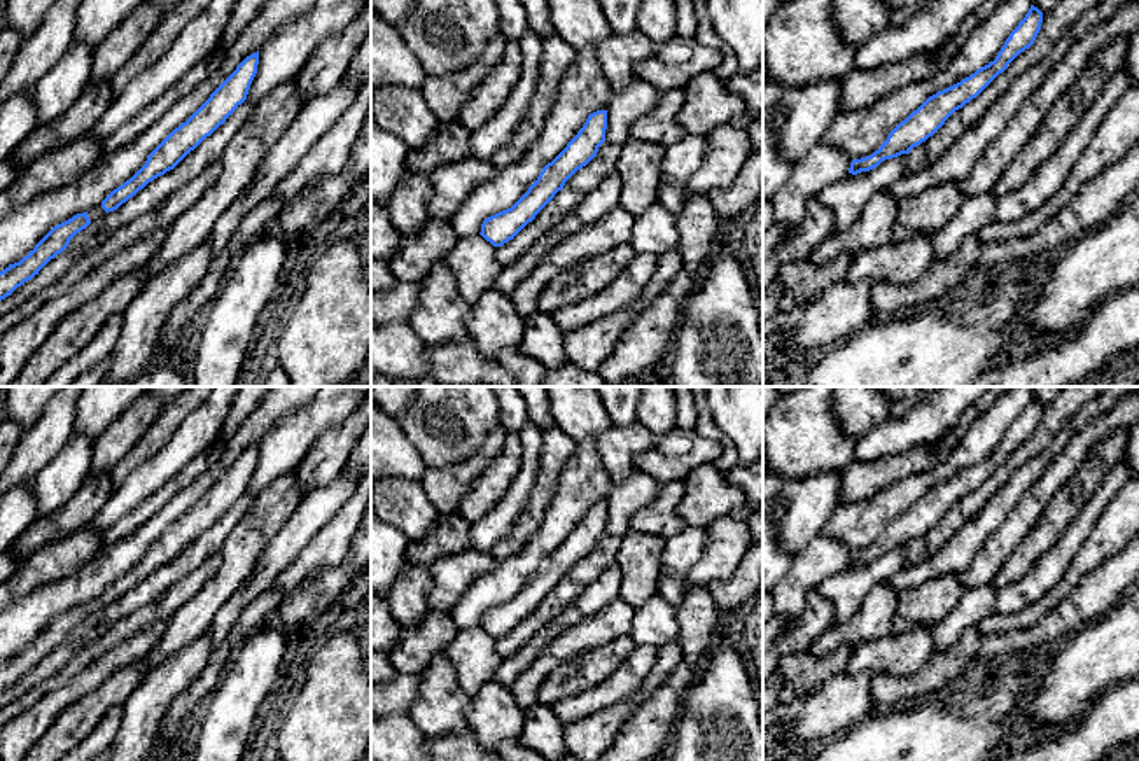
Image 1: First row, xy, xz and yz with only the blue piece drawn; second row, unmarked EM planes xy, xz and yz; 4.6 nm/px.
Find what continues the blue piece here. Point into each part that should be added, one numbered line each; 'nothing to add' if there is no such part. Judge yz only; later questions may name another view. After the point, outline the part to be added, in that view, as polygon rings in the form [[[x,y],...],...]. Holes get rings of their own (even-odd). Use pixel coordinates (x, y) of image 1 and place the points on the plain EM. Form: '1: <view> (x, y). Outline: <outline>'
nothing to add

